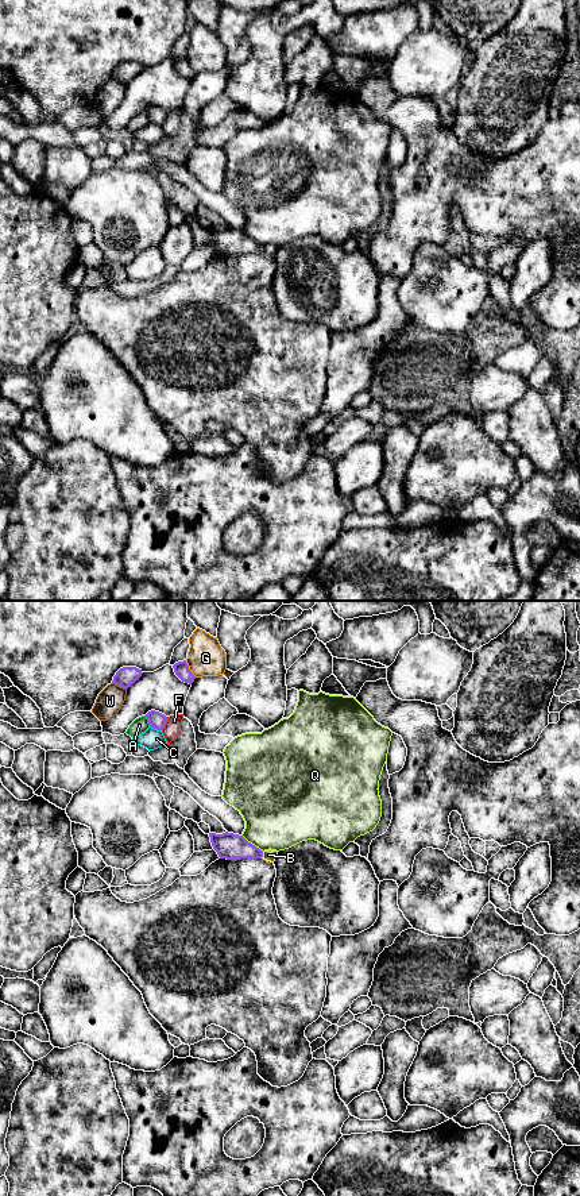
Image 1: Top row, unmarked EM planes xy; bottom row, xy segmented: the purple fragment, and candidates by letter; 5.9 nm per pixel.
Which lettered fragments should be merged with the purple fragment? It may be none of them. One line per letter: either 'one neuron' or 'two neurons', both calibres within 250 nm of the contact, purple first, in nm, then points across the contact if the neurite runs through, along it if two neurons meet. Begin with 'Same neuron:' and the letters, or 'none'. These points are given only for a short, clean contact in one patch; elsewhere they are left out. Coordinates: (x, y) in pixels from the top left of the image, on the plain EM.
Same neuron: B
A: two neurons; calibres 100 and 90 nm
B: one neuron; calibres 160 and 70 nm; way xy (232, 242), (262, 250), (269, 250)
C: two neurons; calibres 100 and 120 nm
F: two neurons; calibres 100 and 90 nm
G: two neurons; calibres 90 and 220 nm
Q: two neurons; calibres 160 and 420 nm; border xy (242, 230), (263, 246)
W: two neurons; calibres 120 and 160 nm

